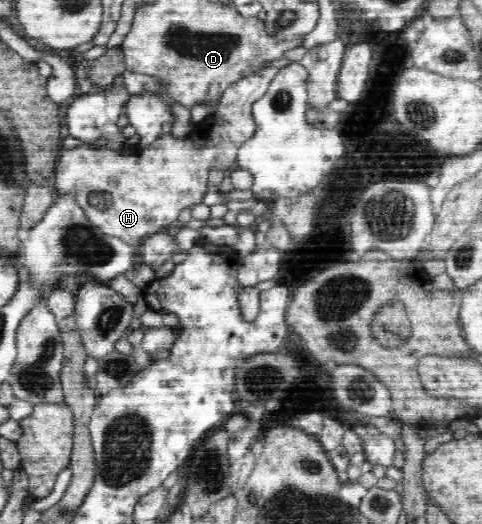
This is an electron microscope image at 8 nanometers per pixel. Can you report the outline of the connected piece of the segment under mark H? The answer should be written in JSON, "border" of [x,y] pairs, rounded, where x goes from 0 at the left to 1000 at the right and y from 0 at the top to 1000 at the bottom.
{"border":[[[550,128],[521,145],[504,147],[479,160],[456,187],[446,212],[429,219],[421,233],[407,239],[384,263],[367,265],[355,252],[336,252],[305,282],[272,281],[272,290],[193,281],[172,275],[149,284],[124,286],[106,353],[120,370],[147,370],[154,384],[174,401],[185,424],[216,447],[255,458],[276,475],[276,504],[257,519],[259,527],[295,553],[322,534],[322,515],[286,498],[284,477],[297,471],[301,454],[340,441],[355,424],[369,420],[376,401],[413,389],[429,366],[434,324],[471,324],[492,305],[498,279],[525,263],[533,239],[523,219],[525,197],[554,176],[564,147],[579,132]]]}

